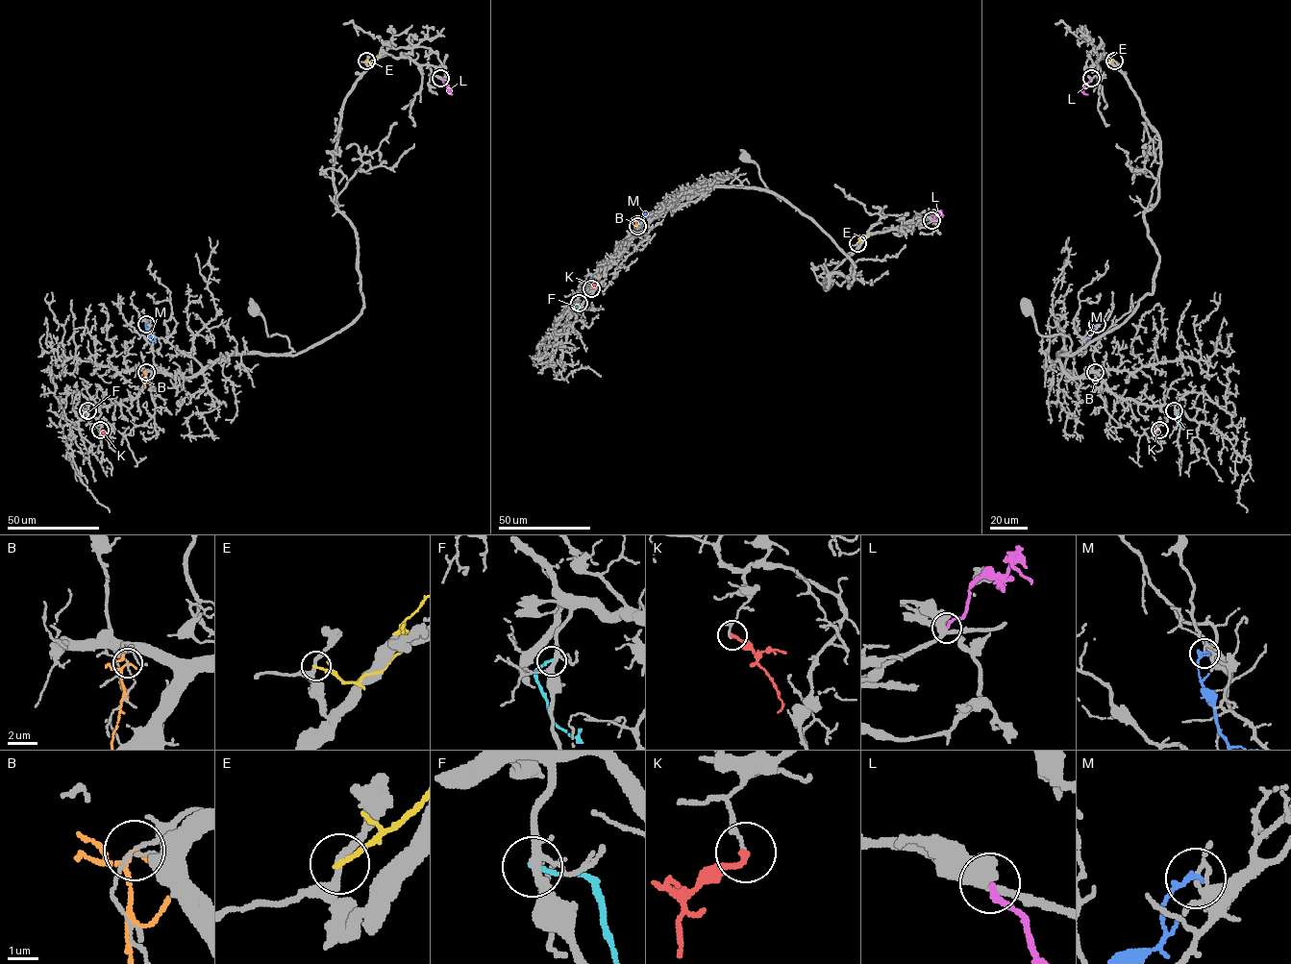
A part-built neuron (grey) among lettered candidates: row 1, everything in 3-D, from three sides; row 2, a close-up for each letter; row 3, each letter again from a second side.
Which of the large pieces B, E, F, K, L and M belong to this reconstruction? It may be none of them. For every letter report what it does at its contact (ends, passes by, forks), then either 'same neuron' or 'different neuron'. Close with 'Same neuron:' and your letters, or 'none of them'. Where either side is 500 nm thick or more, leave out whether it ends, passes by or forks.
B: it passes by | different neuron
E: it ends | different neuron
F: it ends | different neuron
K: it ends | different neuron
L: it ends | different neuron
M: it passes by | different neuron
Same neuron: none of them

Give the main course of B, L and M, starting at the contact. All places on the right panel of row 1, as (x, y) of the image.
B: (1095, 372), (1095, 387)
L: (1091, 78), (1082, 89), (1087, 94)
M: (1097, 324), (1090, 339), (1084, 341), (1086, 339)

